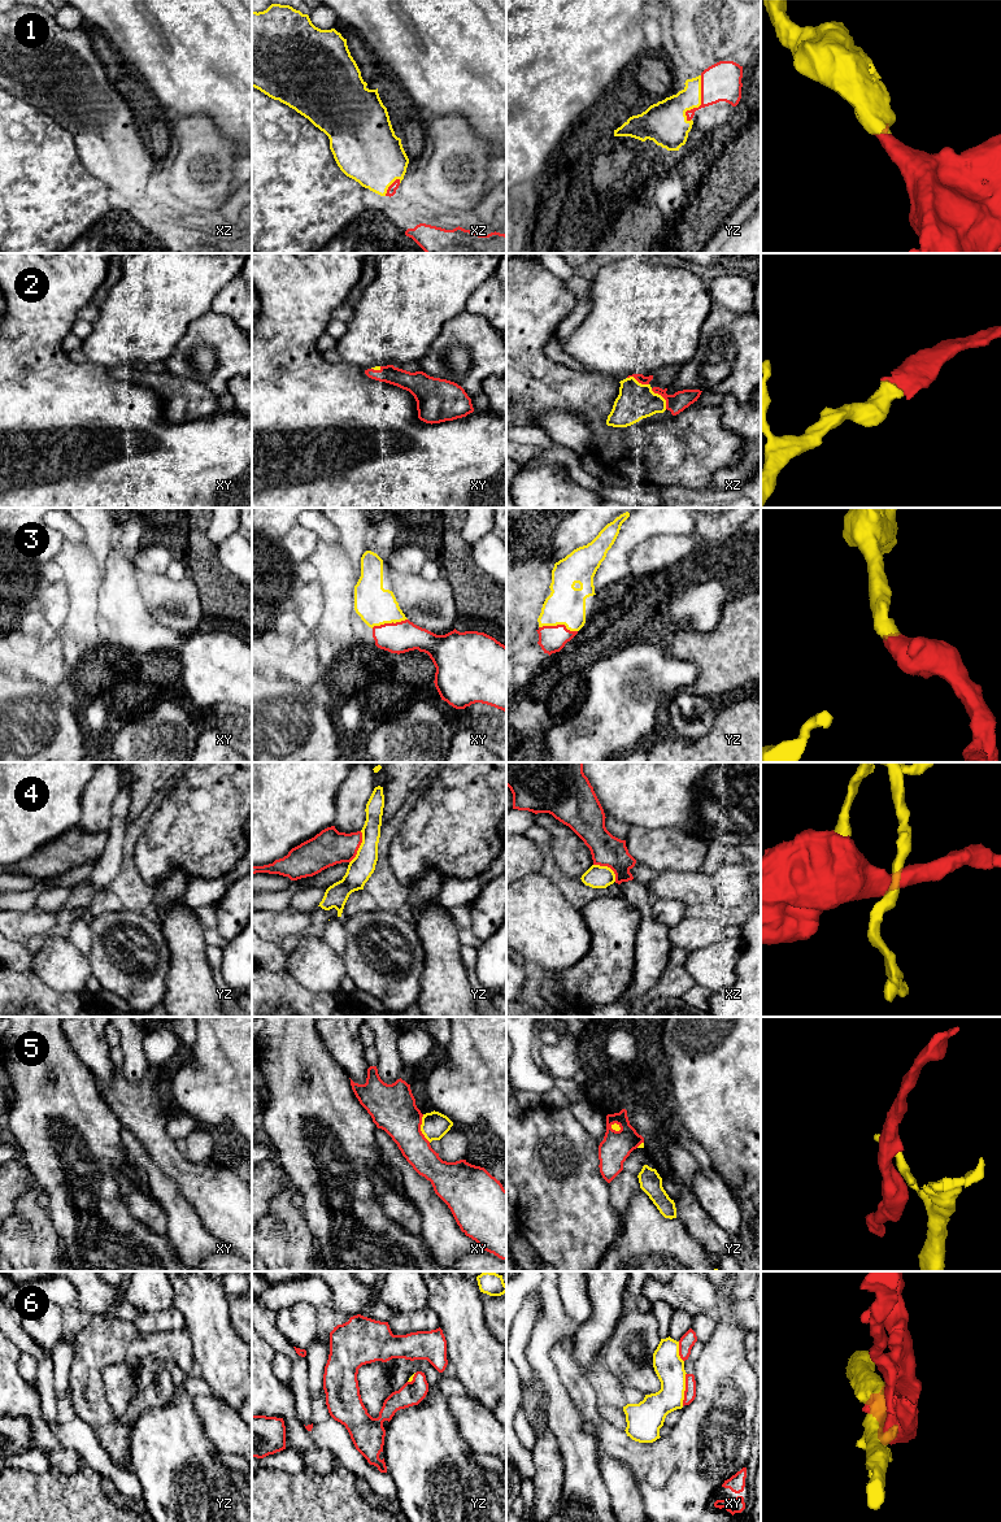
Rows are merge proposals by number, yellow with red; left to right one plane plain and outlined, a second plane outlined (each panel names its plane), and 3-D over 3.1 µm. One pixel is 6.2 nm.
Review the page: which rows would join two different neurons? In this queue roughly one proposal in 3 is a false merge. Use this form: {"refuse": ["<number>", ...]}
{"refuse": ["4", "5", "6"]}

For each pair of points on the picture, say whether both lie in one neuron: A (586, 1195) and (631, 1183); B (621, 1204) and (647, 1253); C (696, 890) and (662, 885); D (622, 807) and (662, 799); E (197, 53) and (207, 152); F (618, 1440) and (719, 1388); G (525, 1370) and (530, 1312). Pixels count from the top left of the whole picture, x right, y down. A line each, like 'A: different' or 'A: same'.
A: different
B: different
C: same
D: same
E: different
F: same
G: same

